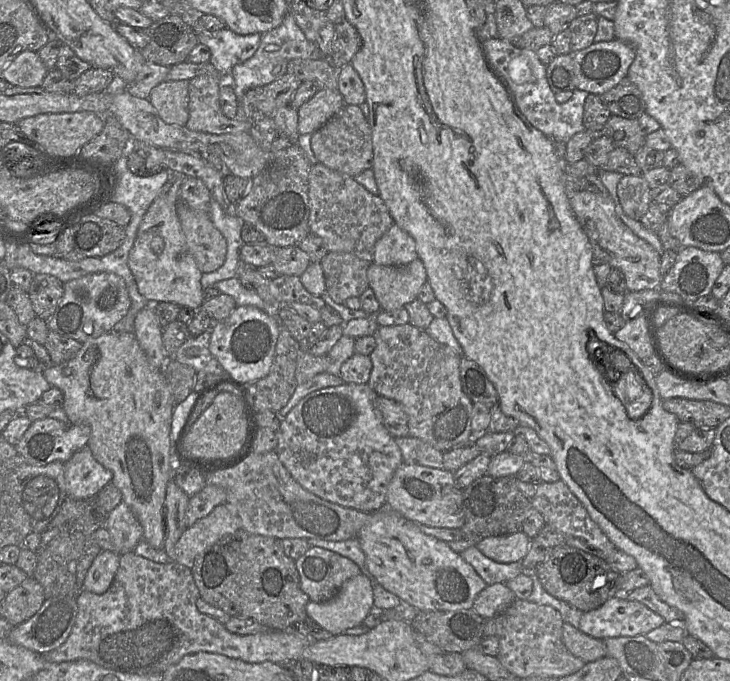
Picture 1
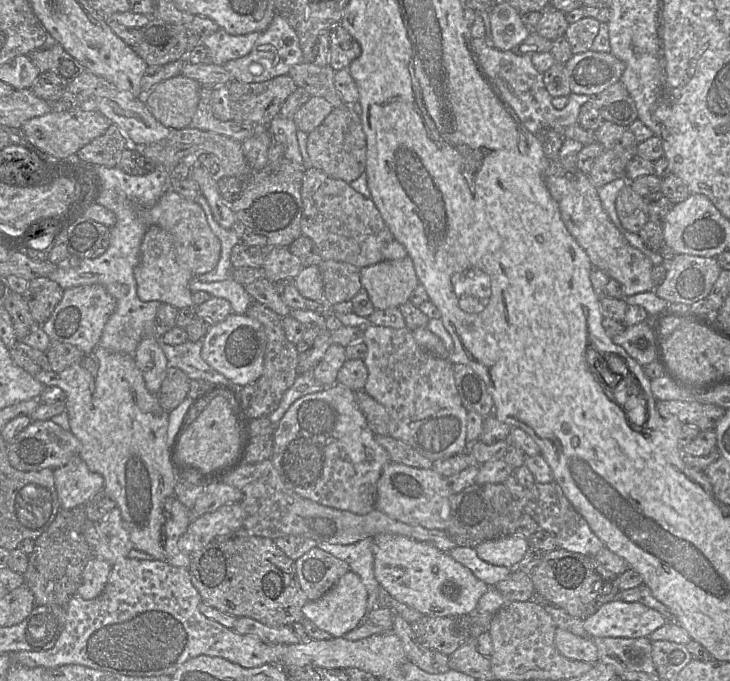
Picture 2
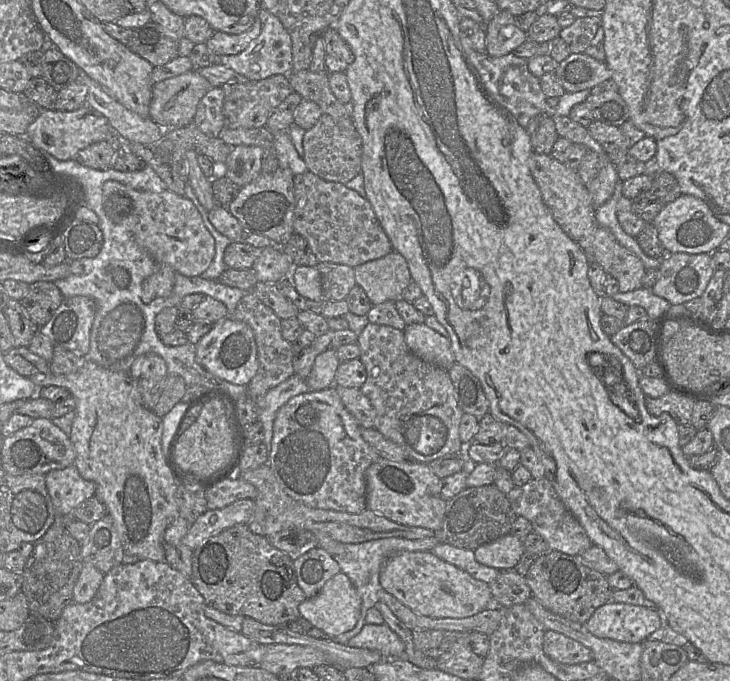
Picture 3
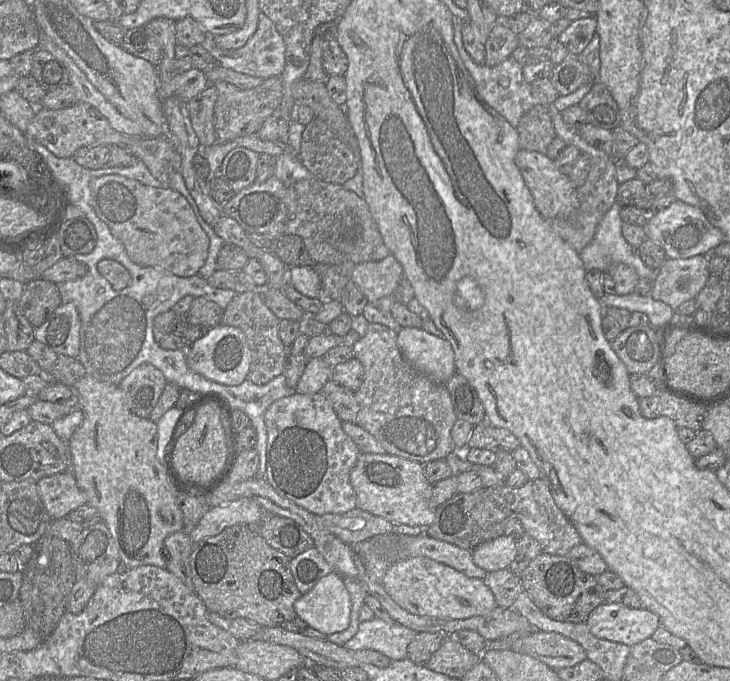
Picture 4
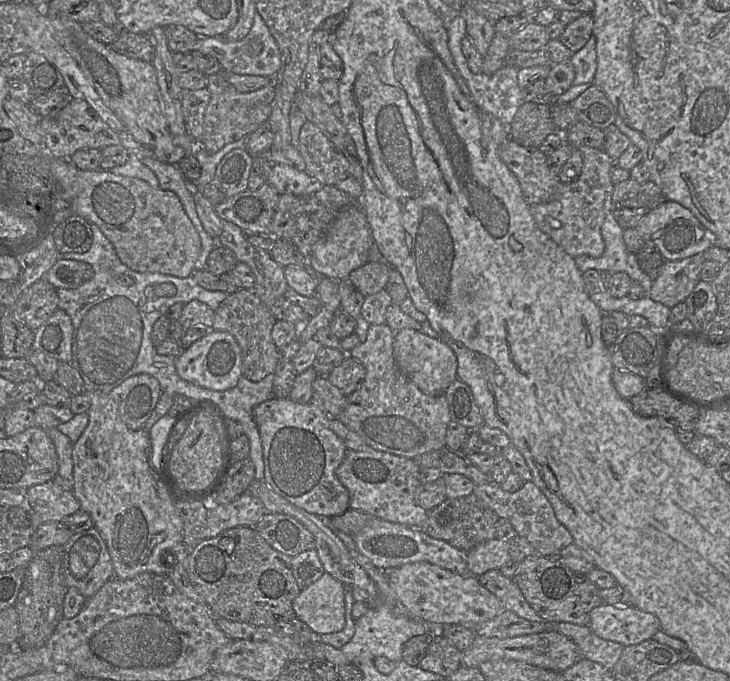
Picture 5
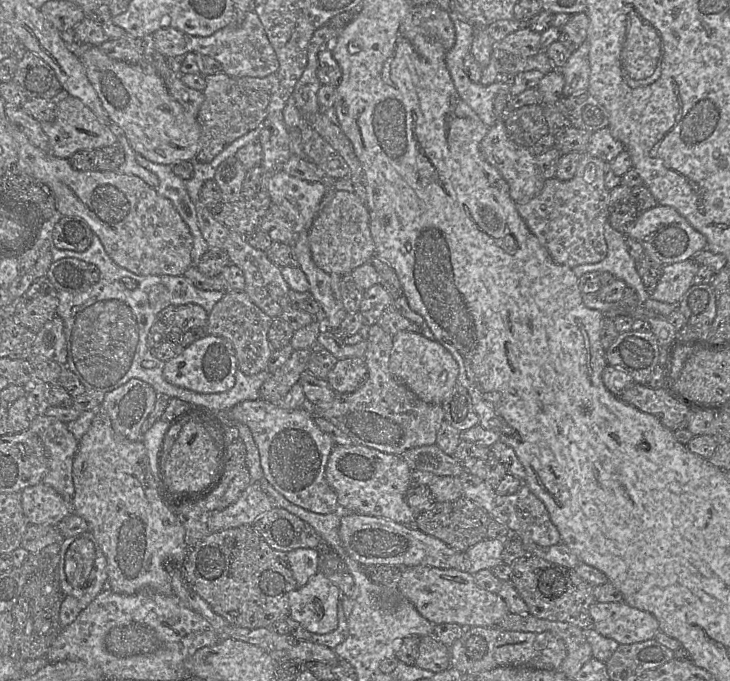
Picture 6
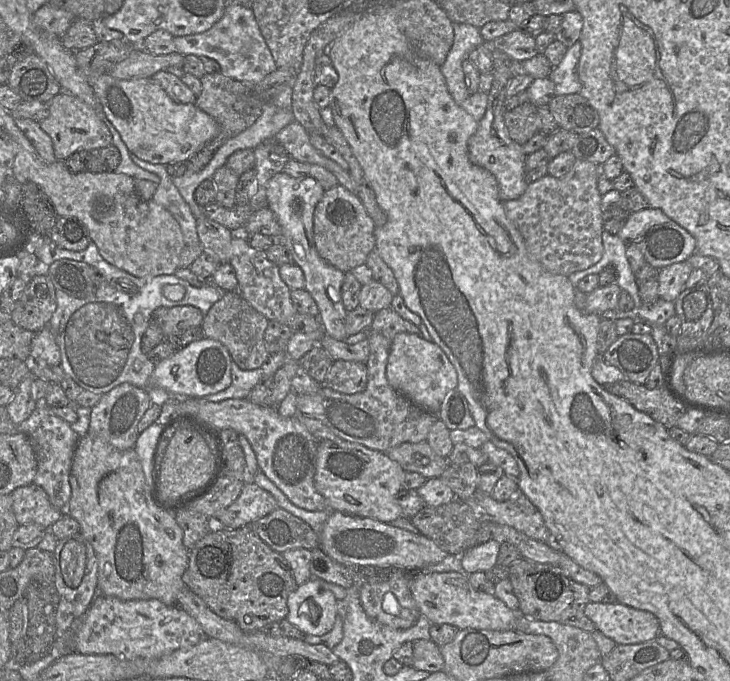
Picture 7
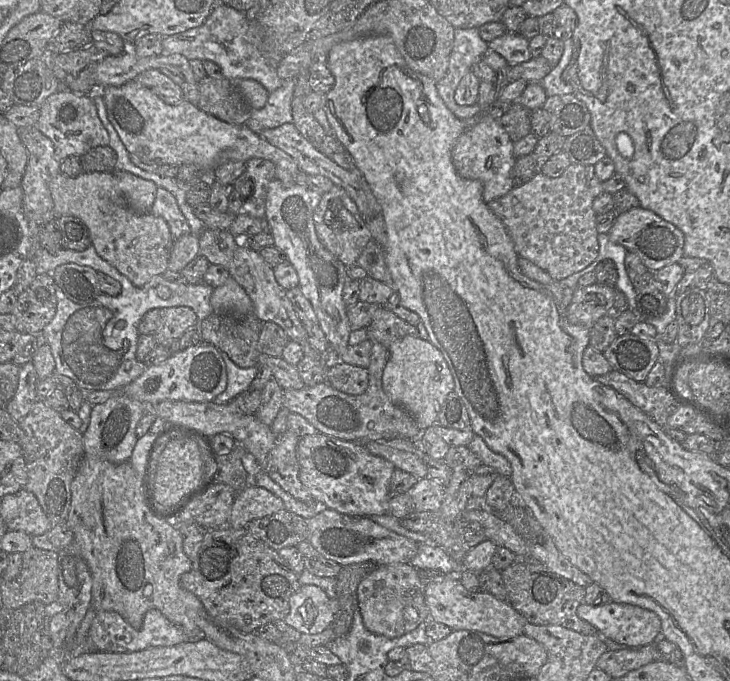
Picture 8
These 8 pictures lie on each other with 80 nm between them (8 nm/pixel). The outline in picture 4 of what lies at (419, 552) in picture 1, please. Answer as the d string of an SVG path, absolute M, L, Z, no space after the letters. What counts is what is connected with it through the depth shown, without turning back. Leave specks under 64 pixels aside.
M405 557L394 561L385 572L382 586L408 612L440 619L466 619L490 613L497 607L483 579L471 578L427 557Z

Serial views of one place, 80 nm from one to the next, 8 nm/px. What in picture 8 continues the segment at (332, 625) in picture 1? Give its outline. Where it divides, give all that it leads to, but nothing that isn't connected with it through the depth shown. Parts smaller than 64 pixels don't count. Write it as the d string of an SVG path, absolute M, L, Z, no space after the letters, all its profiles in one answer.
M303 585L289 599L290 610L283 619L301 634L319 634L334 621L333 605L319 587Z

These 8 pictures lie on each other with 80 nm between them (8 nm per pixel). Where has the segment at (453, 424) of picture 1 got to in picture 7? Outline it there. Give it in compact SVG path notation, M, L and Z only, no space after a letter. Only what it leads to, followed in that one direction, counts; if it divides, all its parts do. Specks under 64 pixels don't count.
M370 331L369 357L366 362L368 371L367 387L363 392L343 394L323 385L319 391L309 395L297 395L297 414L315 418L327 426L337 437L385 452L402 443L419 443L427 440L432 425L438 416L432 414L393 389L386 377L386 367L392 341L384 335Z

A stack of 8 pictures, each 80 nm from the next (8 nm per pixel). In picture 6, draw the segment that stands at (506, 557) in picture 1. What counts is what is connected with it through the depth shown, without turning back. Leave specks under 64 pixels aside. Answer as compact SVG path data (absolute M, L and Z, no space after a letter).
M484 539L463 553L463 571L472 575L484 570L493 569L502 562L505 540Z

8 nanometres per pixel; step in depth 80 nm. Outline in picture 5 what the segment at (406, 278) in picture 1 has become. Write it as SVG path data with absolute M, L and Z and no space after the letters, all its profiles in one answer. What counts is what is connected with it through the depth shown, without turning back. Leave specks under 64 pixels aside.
M368 261L349 274L349 279L364 296L375 294L386 288L391 266L385 261Z

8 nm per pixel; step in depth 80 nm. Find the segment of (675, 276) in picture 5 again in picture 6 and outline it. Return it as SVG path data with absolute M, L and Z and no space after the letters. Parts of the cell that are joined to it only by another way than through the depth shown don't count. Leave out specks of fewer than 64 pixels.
M694 259L664 265L662 274L650 298L668 304L679 304L683 295L693 285L700 264Z

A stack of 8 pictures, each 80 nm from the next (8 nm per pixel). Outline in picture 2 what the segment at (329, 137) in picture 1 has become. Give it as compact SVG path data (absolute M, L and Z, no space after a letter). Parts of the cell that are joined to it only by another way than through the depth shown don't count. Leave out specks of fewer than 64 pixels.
M343 104L334 108L321 125L309 133L307 141L311 167L347 183L359 178L366 169L367 141L360 117L361 107L358 104Z

